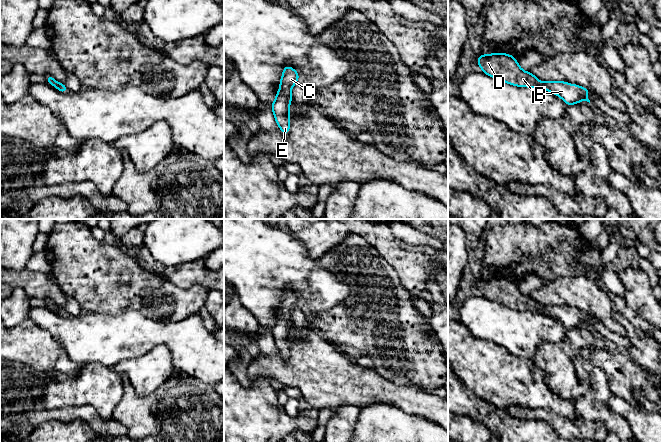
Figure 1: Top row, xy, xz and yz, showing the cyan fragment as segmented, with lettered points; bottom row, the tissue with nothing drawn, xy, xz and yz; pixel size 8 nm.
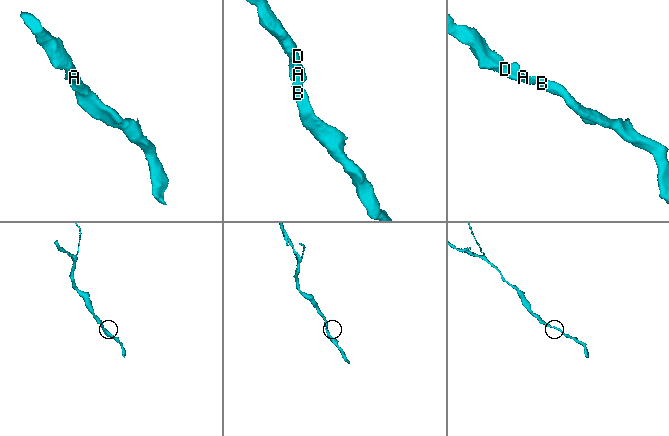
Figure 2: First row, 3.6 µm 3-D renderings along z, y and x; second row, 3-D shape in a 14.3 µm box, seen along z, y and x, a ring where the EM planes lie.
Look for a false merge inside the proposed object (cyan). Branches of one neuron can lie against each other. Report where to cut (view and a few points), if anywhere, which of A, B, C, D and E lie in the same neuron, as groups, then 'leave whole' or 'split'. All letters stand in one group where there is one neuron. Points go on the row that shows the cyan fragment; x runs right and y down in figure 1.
no cut | A B C D E | leave whole

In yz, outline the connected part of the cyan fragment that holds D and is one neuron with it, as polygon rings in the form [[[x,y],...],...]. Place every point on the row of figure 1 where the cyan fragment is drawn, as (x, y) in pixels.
[[[506,53],[481,54],[477,63],[483,73],[492,78],[518,87],[530,87],[533,89],[546,89],[562,98],[565,104],[579,104],[581,100],[590,103],[587,94],[591,91],[585,87],[569,84],[565,81],[539,81],[535,75],[521,69],[517,59]]]

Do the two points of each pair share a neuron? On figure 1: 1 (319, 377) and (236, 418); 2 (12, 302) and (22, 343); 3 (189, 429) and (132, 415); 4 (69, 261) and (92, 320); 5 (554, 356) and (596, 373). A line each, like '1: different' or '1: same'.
1: different
2: different
3: same
4: different
5: different

